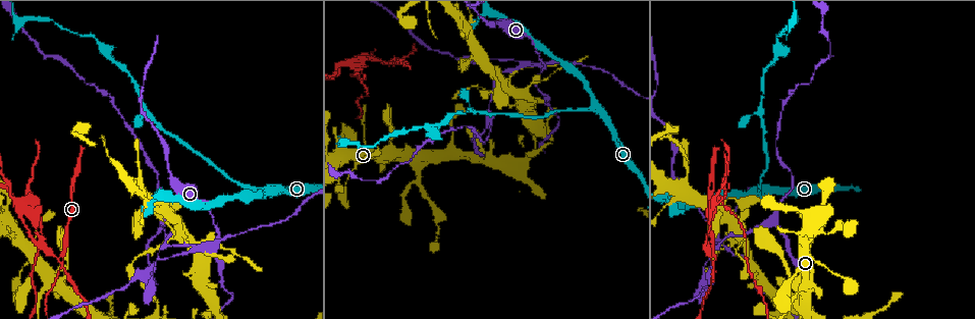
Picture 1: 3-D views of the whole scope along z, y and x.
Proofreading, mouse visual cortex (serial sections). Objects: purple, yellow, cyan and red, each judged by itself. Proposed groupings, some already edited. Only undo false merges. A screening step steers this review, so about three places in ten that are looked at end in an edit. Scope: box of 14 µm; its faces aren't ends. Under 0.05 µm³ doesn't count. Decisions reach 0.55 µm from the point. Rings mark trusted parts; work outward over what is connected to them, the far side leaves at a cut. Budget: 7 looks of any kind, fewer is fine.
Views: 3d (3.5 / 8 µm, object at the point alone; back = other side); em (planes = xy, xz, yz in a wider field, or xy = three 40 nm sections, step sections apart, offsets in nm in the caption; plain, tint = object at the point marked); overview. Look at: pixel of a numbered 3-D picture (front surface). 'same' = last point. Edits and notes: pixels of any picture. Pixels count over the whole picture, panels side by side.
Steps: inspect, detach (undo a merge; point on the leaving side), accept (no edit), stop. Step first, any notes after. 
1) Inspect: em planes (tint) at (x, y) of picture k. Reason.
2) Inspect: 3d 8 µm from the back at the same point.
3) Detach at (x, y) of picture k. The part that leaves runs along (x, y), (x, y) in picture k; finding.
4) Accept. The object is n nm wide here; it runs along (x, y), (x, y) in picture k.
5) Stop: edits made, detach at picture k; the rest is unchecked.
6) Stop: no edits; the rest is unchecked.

Inspect: 3d 8 µm at (596, 109) of picture 1. Thick turns thin.

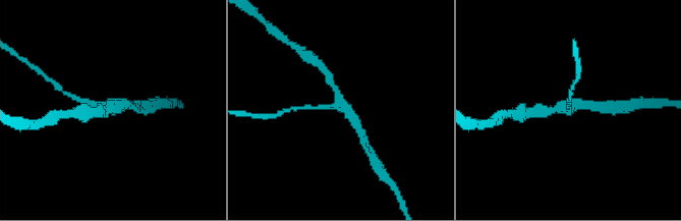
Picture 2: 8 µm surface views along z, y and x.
Inspect: em planes (tint) at (340, 107) of picture 2. 3 arms meet here; the arms are 150, 200, 350 nm wide.

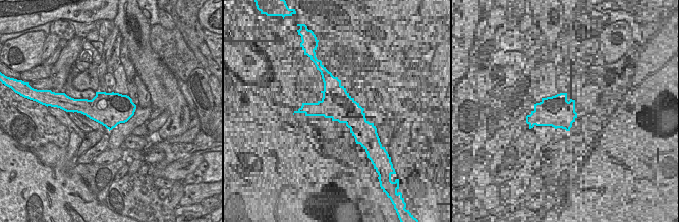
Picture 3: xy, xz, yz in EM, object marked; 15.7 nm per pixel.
Accept. The object is 550 nm wide here; it runs along (358, 127), (329, 80) in picture 2; one cell here.

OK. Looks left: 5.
Inspect: 3d 3.5 µm at (58, 283) of picture 1. Sharp bend.

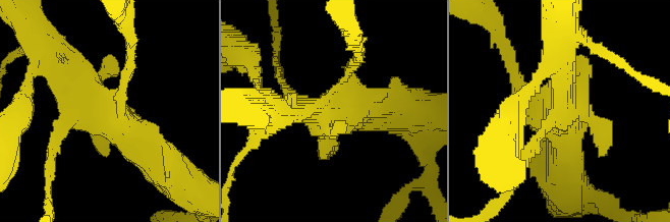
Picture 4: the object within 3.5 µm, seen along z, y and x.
Inspect: em xy step 1 (tint) at (92, 105) of picture 4.

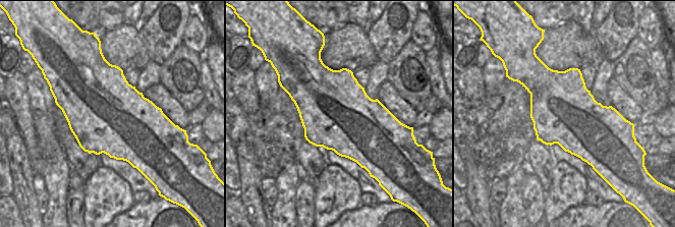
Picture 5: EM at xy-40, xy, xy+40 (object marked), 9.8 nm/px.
Accept. It runs along (47, 51), (56, 67), (147, 155) in picture 4; continuous, no second cell.

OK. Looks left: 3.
Inspect: 3d 8 µm at (762, 113) of picture 1. A fork.

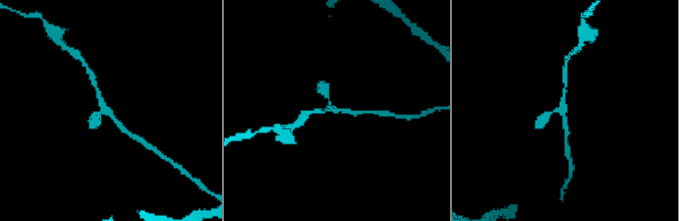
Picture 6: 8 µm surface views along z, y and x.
Inspect: 3d 3.5 µm at (109, 108) of picture 6.

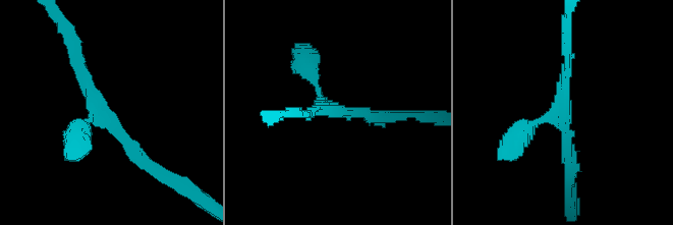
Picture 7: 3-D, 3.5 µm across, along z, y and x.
Accept. It runs along (152, 167), (95, 105), (79, 54) in picture 7; all the same cell.

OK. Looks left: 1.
Stop: no edits; the rest is unchecked.

